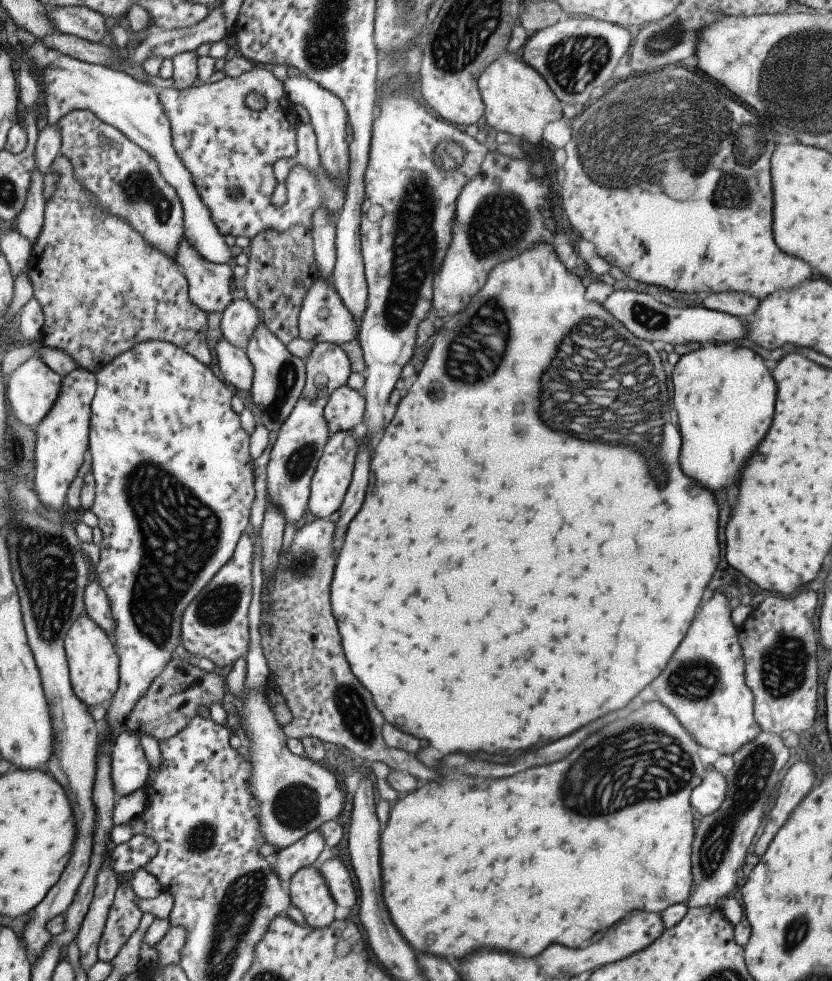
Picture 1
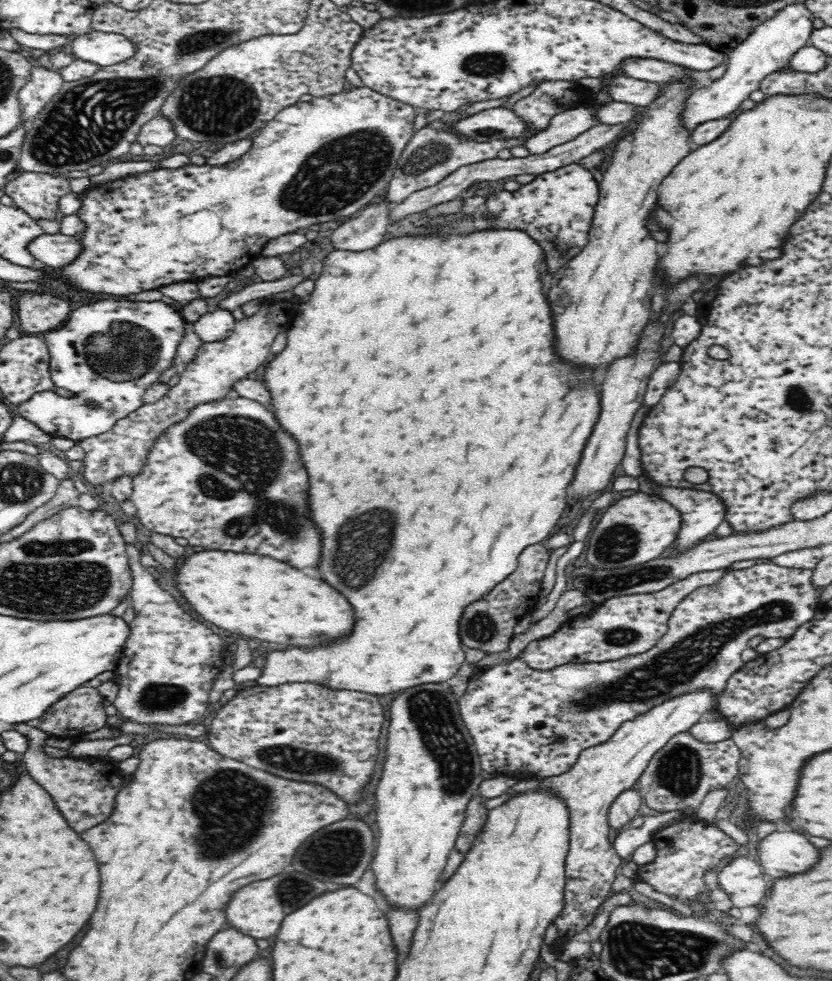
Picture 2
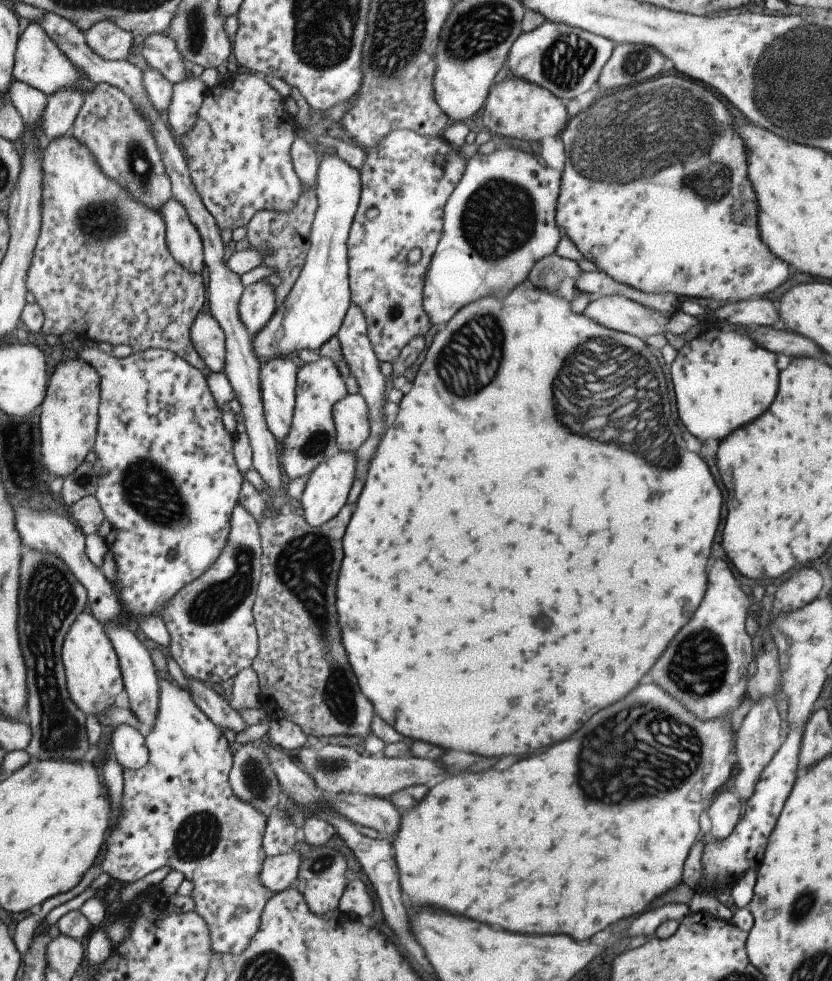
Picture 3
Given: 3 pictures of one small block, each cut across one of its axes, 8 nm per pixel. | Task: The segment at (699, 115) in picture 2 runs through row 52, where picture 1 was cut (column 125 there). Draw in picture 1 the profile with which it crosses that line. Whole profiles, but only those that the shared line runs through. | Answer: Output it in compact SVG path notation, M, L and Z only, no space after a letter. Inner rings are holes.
M123 728L115 737L113 748L110 750L110 775L115 794L130 795L134 790L143 788L148 778L148 762L143 752L143 746L137 735Z

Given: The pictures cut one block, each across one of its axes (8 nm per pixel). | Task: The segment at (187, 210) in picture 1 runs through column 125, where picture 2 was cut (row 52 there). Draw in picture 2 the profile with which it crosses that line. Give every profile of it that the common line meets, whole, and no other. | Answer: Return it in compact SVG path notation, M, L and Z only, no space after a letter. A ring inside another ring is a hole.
M90 31L71 40L76 58L104 67L136 56L136 43L116 32Z

